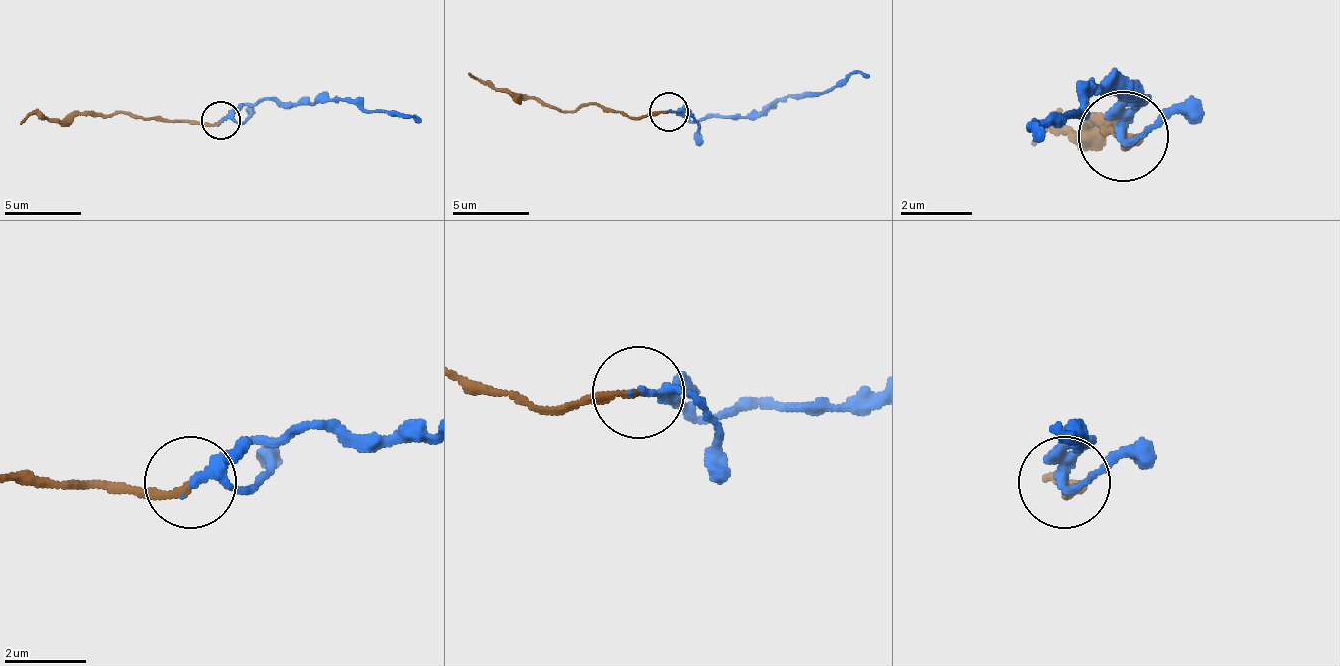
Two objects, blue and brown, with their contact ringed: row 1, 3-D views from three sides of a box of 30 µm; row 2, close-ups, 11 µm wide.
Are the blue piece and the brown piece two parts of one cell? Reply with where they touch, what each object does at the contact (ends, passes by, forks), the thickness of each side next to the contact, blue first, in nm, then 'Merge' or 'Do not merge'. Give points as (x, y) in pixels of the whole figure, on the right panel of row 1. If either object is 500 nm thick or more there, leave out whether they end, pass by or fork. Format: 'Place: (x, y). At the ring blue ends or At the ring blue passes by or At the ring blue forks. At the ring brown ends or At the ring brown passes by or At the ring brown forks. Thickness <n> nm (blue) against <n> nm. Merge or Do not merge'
Place: (1123, 136). At the ring blue passes by. At the ring brown ends. Thickness 200 nm (blue) against 170 nm. Merge

